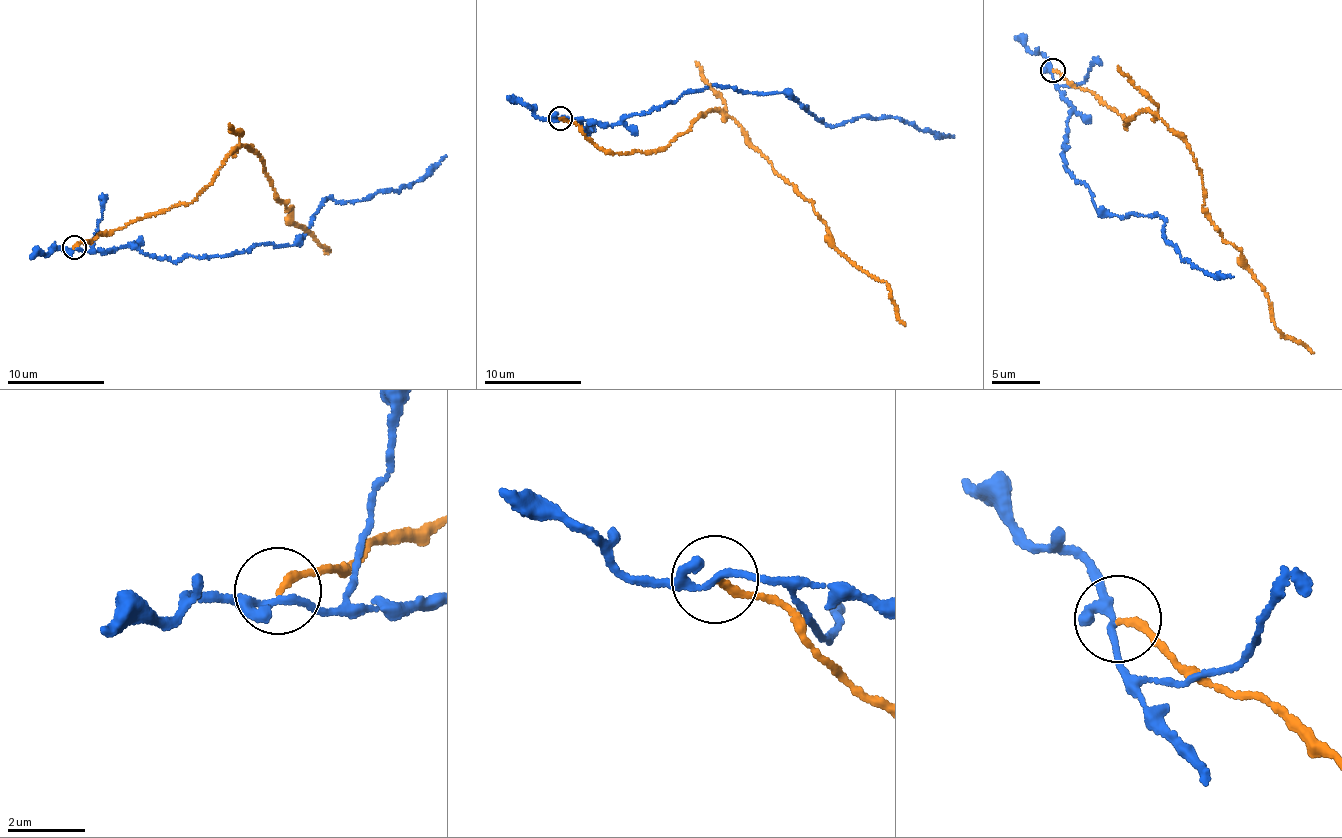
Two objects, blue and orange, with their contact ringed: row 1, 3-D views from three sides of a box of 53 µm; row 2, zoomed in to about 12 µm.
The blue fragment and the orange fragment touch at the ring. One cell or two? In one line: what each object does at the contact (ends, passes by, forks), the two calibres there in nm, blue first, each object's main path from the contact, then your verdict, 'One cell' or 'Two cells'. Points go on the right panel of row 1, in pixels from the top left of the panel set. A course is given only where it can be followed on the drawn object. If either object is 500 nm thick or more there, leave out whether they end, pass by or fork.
At the ring blue forks. At the ring orange ends. Thickness 150 nm (blue) against 200 nm. Course of blue: (1053, 71), (1074, 111), (1065, 169), (1096, 210), (1163, 219), (1180, 256), (1233, 276). Course of orange: (1053, 69), (1099, 100), (1125, 128), (1146, 111), (1193, 153), (1202, 211), (1268, 299), (1278, 331), (1314, 353). Two cells

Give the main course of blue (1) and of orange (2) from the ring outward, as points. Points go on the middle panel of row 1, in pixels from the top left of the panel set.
1: (560, 119), (619, 124), (729, 85), (782, 92), (828, 126), (897, 116), (953, 137)
2: (559, 118), (626, 154), (668, 147), (702, 114), (732, 117), (832, 243), (887, 286), (905, 326)

